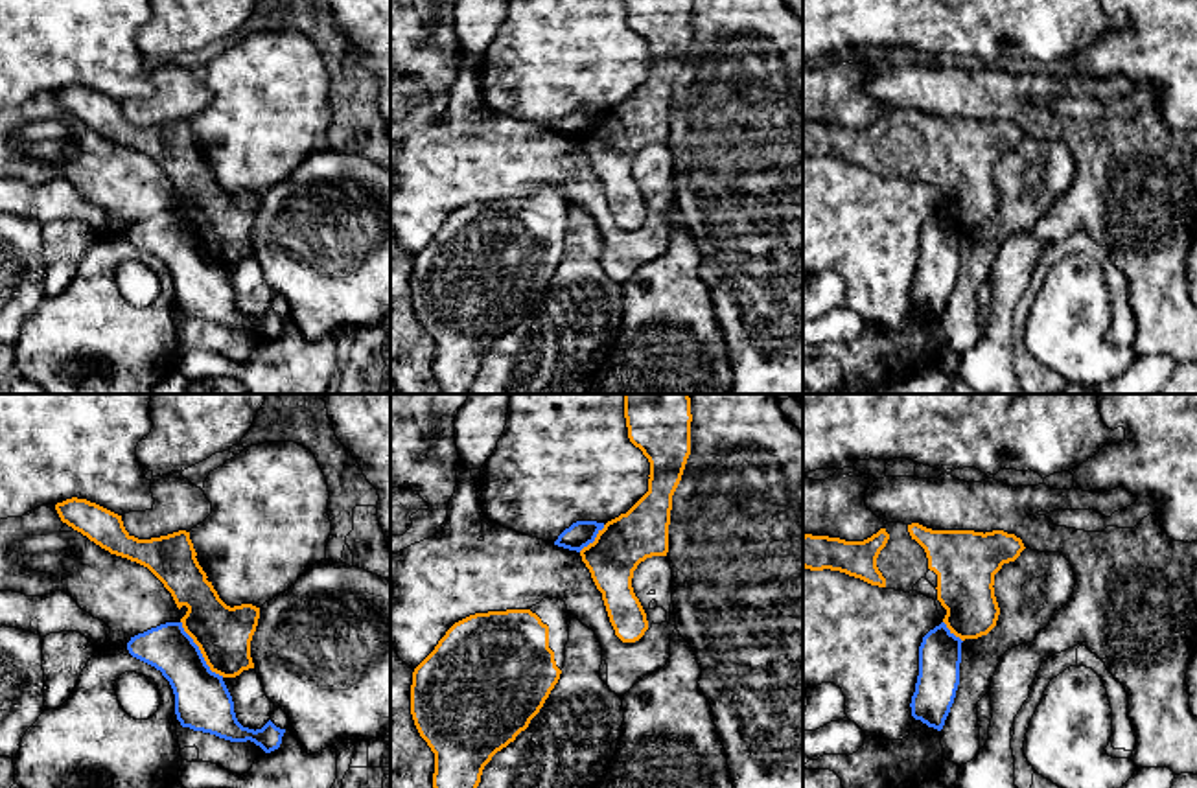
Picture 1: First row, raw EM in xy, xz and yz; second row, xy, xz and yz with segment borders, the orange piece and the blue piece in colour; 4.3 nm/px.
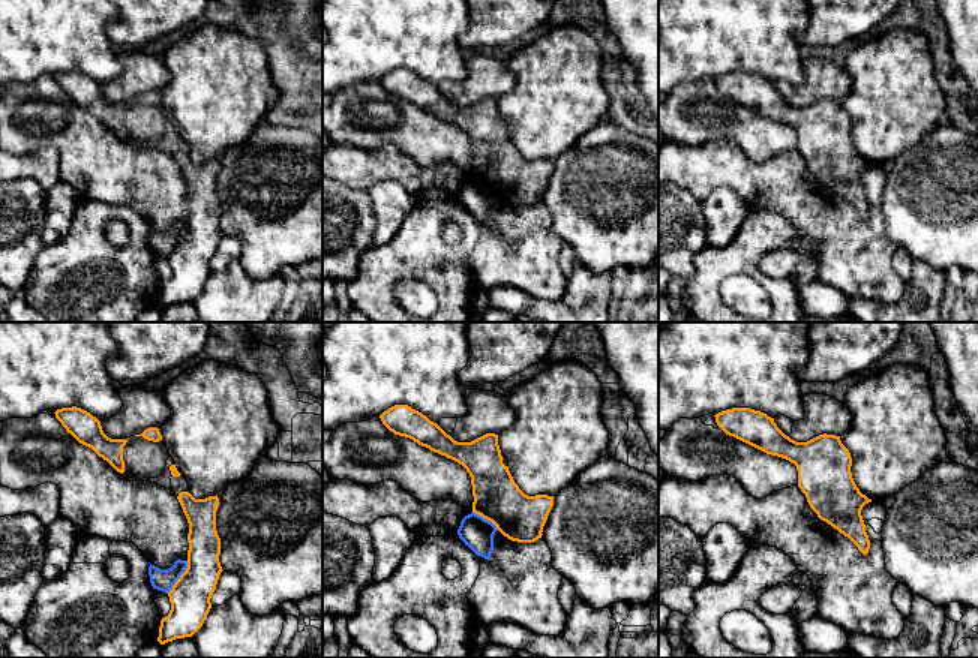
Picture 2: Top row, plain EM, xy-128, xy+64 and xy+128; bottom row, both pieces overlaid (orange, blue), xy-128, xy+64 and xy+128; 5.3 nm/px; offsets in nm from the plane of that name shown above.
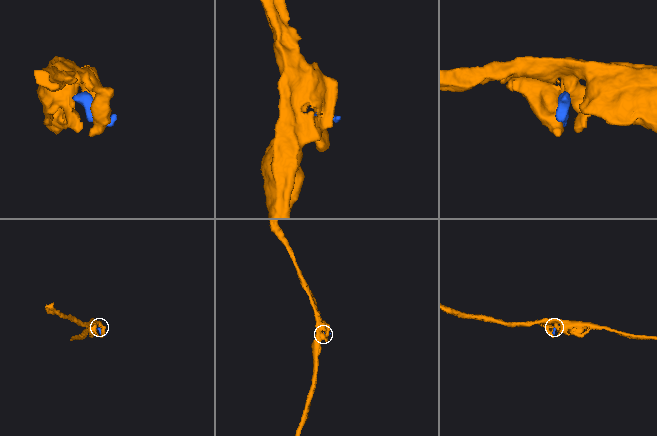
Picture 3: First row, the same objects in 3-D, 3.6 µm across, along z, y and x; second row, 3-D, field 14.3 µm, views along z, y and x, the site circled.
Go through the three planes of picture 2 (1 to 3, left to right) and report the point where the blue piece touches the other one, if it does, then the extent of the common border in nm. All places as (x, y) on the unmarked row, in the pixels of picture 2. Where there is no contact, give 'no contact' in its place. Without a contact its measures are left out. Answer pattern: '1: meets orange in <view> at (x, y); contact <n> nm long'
1: meets orange in xy-128 at (180, 242); contact 200 nm long
2: meets orange in xy+64 at (486, 183); contact 170 nm long
3: no contact

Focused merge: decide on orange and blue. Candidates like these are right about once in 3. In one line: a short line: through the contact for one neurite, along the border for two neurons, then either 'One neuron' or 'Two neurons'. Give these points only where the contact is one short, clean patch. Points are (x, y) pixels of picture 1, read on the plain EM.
Two neurons

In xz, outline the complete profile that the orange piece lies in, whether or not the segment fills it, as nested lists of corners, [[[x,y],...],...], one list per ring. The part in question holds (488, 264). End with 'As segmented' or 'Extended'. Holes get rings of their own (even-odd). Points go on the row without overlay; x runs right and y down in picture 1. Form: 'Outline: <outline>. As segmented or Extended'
Outline: [[[560,186],[530,197],[475,201],[455,210],[414,256],[411,302],[435,341],[433,376],[442,394],[468,394],[484,353],[525,319],[560,267],[571,204]]]. Extended

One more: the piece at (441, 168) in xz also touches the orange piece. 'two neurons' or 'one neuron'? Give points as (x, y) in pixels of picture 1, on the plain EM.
two neurons

